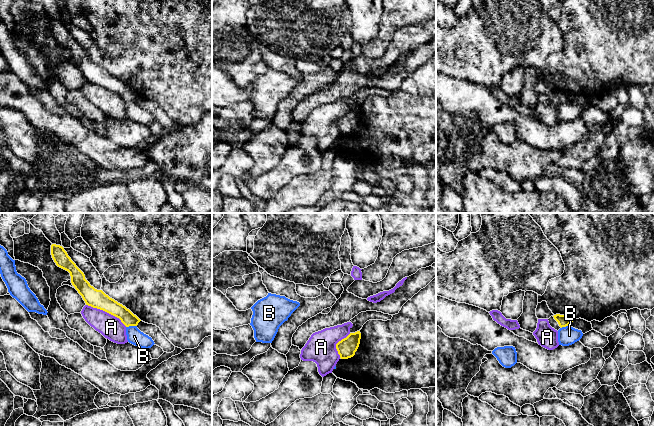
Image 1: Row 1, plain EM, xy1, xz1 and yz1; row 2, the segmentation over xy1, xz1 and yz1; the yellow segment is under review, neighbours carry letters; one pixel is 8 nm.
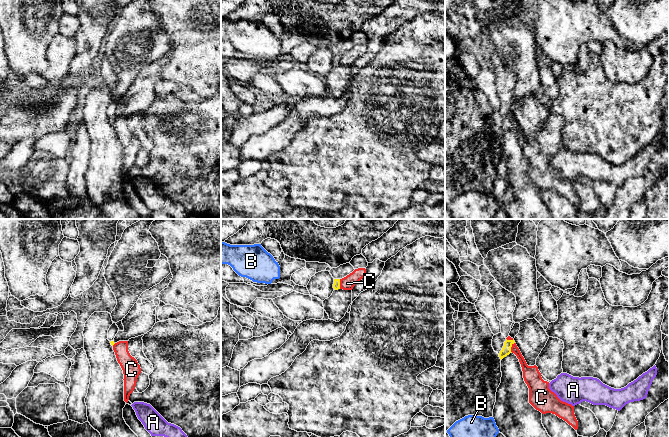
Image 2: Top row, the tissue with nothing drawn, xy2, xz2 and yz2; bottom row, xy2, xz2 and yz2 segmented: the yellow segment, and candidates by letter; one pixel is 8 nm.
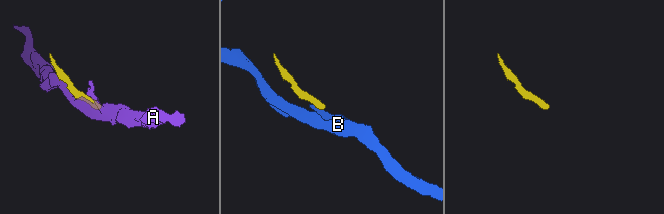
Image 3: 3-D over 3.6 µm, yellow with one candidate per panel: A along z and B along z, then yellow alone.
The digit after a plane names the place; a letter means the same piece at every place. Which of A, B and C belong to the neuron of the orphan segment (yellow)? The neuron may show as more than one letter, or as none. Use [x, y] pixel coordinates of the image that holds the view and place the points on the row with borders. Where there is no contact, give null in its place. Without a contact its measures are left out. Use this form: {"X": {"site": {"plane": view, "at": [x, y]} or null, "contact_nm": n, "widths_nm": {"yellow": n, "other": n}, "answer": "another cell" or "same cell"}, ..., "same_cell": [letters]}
{"A": {"site": {"plane": "xy1", "at": [106, 311]}, "contact_nm": 380, "widths_nm": {"yellow": 150, "other": 190}, "answer": "another cell"}, "B": {"site": {"plane": "xy1", "at": [131, 325]}, "contact_nm": 90, "widths_nm": {"yellow": 120, "other": 130}, "answer": "another cell"}, "C": {"site": {"plane": "yz2", "at": [511, 346]}, "contact_nm": 90, "widths_nm": {"yellow": 80, "other": 100}, "answer": "another cell"}, "same_cell": []}

